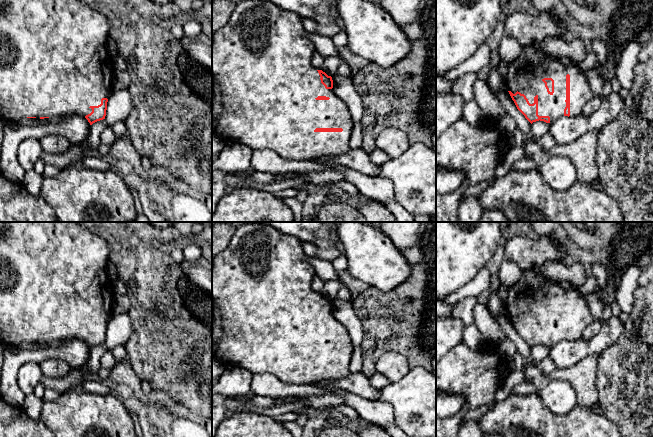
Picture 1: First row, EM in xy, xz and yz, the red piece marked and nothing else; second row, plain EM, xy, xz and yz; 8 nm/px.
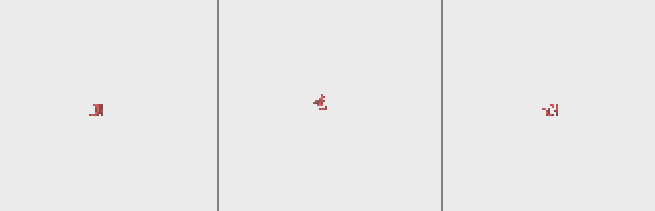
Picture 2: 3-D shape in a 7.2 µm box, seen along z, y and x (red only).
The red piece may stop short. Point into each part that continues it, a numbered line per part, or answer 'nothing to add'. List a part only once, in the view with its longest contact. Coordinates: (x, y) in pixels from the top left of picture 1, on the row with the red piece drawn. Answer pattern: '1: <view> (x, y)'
1: yz (525, 74)

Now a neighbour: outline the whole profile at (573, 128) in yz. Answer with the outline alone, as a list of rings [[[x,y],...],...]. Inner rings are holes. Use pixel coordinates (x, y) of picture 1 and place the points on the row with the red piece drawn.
[[[611,92],[602,98],[600,108],[591,116],[561,116],[550,124],[549,133],[558,145],[571,143],[589,131],[600,130],[614,120],[622,110],[623,104],[624,99],[620,94]]]

